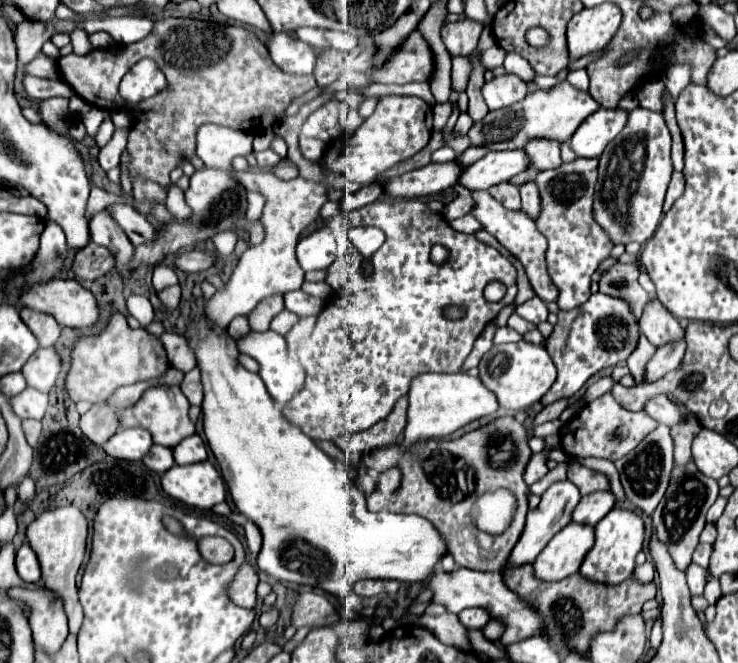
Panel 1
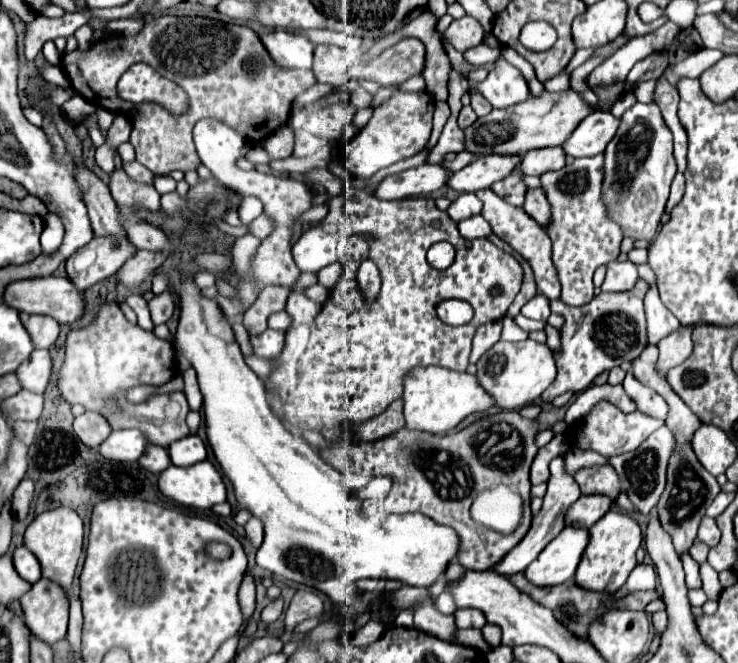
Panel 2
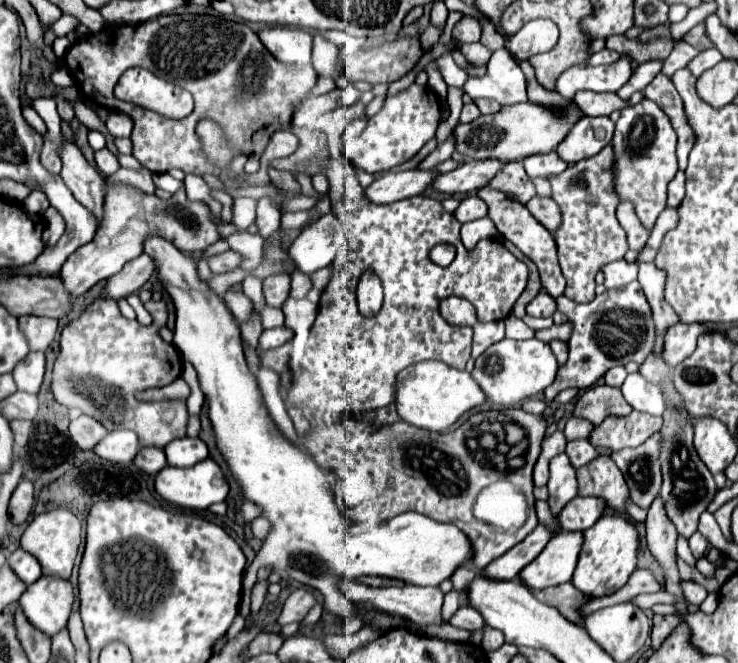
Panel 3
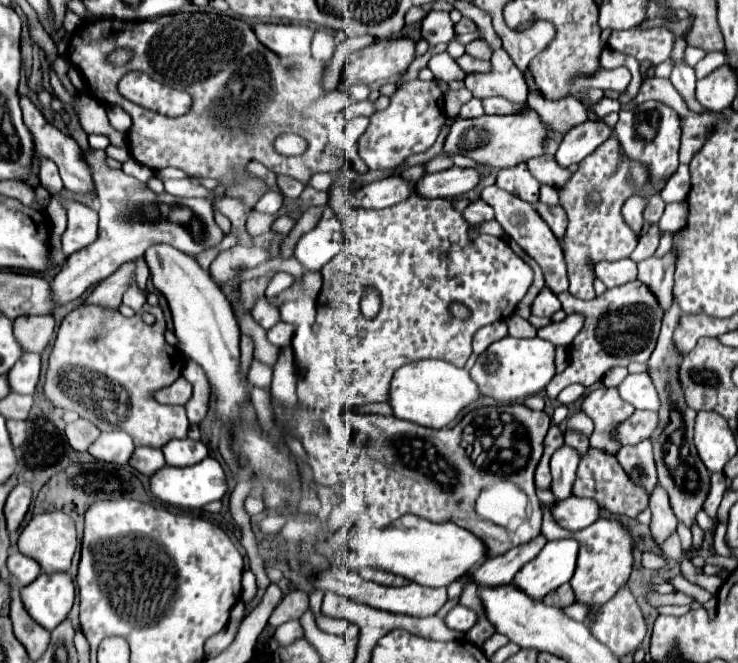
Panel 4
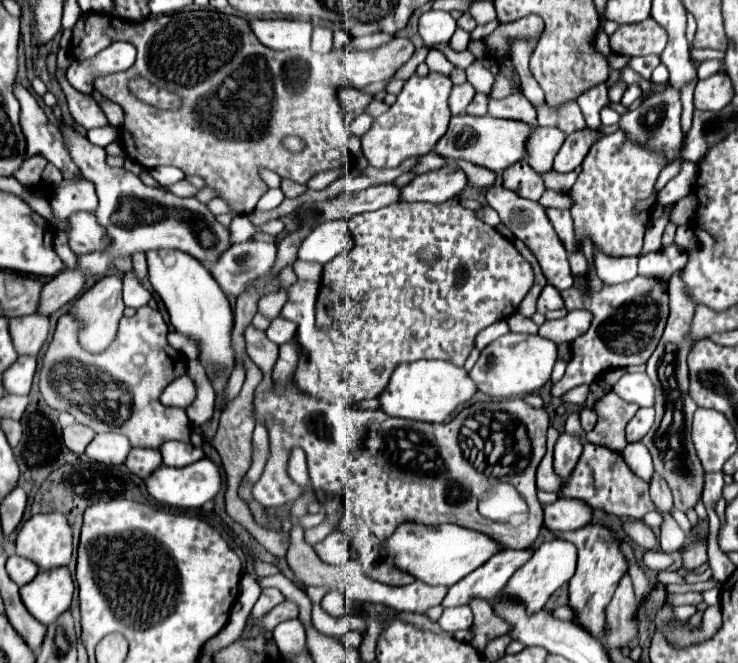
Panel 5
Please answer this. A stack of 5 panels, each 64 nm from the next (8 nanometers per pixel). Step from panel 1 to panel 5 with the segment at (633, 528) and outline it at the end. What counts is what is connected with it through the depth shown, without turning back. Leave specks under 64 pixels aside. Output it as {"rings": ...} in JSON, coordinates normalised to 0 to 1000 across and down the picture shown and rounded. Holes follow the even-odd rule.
{"rings":[[[797,790],[778,802],[748,802],[753,811],[772,814],[783,827],[783,857],[775,875],[770,878],[770,911],[780,920],[780,935],[789,941],[799,956],[816,962],[818,950],[818,917],[832,899],[835,881],[840,878],[840,869],[851,863],[851,845],[846,845],[846,836],[840,833],[840,811],[832,805],[829,796],[818,790]]]}

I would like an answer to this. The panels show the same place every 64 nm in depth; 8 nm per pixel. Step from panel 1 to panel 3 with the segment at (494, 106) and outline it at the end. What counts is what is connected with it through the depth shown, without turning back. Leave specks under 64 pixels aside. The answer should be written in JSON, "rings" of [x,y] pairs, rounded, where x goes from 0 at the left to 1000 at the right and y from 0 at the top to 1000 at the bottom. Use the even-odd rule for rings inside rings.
{"rings":[[[686,72],[672,75],[659,103],[661,109],[656,118],[637,118],[631,124],[631,139],[640,151],[664,148],[672,151],[678,160],[715,151],[713,118]]]}

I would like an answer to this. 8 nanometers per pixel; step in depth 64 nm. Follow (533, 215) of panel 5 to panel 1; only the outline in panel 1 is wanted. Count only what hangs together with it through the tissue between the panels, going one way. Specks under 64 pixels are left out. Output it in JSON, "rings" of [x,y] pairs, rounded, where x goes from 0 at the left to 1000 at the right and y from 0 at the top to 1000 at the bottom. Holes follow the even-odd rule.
{"rings":[[[640,290],[640,302],[642,302],[642,311],[637,317],[637,323],[653,338],[653,344],[659,350],[664,350],[694,386],[699,386],[710,407],[713,407],[713,416],[726,440],[726,446],[732,452],[737,452],[740,459],[751,456],[753,446],[756,446],[756,437],[753,431],[748,428],[743,410],[740,410],[740,398],[737,398],[737,380],[740,380],[740,359],[726,347],[726,338],[718,326],[713,326],[707,317],[686,317],[678,305],[672,305],[661,290]]]}

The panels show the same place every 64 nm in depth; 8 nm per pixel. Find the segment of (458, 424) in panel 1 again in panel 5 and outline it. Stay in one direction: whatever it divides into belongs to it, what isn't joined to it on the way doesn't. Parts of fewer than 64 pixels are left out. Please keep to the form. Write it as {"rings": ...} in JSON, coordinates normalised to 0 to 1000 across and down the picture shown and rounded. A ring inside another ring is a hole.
{"rings":[[[564,543],[542,549],[534,558],[520,594],[515,597],[515,609],[518,618],[528,627],[599,640],[615,624],[621,612],[631,609],[642,594],[645,579],[640,576],[640,570],[629,555],[621,555],[604,543]]]}

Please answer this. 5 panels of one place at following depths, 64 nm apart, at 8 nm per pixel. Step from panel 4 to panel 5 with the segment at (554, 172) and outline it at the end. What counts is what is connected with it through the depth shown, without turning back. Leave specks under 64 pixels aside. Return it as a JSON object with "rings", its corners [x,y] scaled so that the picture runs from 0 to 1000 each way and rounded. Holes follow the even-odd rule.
{"rings":[[[751,253],[743,256],[743,259],[734,259],[732,265],[737,271],[737,281],[745,284],[745,287],[753,287],[753,290],[770,290],[775,284],[775,278],[780,275],[780,259],[759,262]]]}

